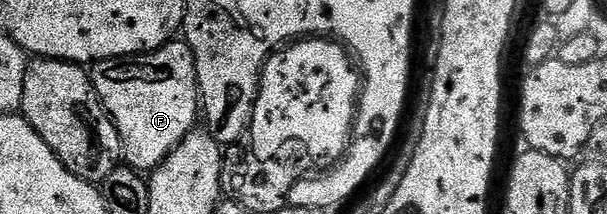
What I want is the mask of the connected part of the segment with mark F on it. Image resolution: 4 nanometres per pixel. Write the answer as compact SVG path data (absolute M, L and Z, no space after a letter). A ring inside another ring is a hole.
M171 41L160 49L147 51L144 55L124 55L116 59L101 59L93 64L90 80L96 93L110 114L110 120L116 125L122 142L125 162L139 173L153 172L154 168L171 155L184 141L190 131L195 130L200 119L200 96L198 94L198 74L194 50L184 41Z

